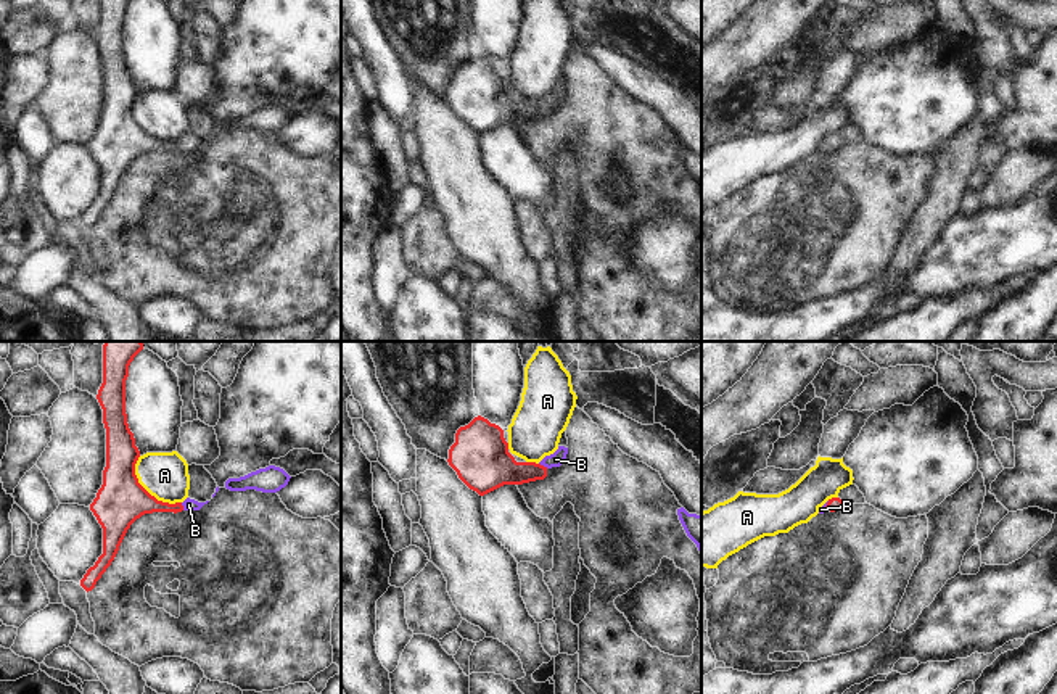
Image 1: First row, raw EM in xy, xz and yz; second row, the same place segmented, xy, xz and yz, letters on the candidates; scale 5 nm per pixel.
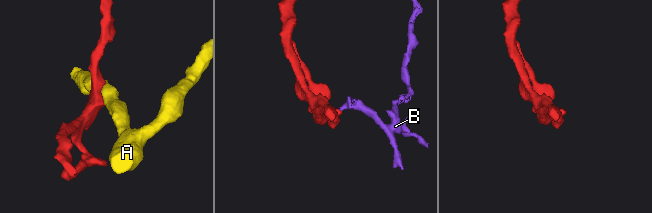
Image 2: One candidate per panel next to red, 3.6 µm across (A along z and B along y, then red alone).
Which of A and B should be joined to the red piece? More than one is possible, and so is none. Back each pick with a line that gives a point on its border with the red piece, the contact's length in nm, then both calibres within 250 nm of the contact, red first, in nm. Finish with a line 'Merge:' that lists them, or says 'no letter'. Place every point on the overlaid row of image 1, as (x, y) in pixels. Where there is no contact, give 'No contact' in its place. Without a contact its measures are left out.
B: Touches red at xz (542, 466). Shared border 50 nm. Thickness 220 nm (red) against 70 nm
Merge: B.

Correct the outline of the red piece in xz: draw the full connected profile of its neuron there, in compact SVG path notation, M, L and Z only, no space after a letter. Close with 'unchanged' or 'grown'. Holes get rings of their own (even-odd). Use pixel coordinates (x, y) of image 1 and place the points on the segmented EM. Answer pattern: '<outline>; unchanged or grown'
M478 415L457 430L447 462L470 490L484 496L504 485L544 480L549 469L560 467L565 462L566 454L568 448L558 446L539 464L516 462L508 452L504 430Z; grown

